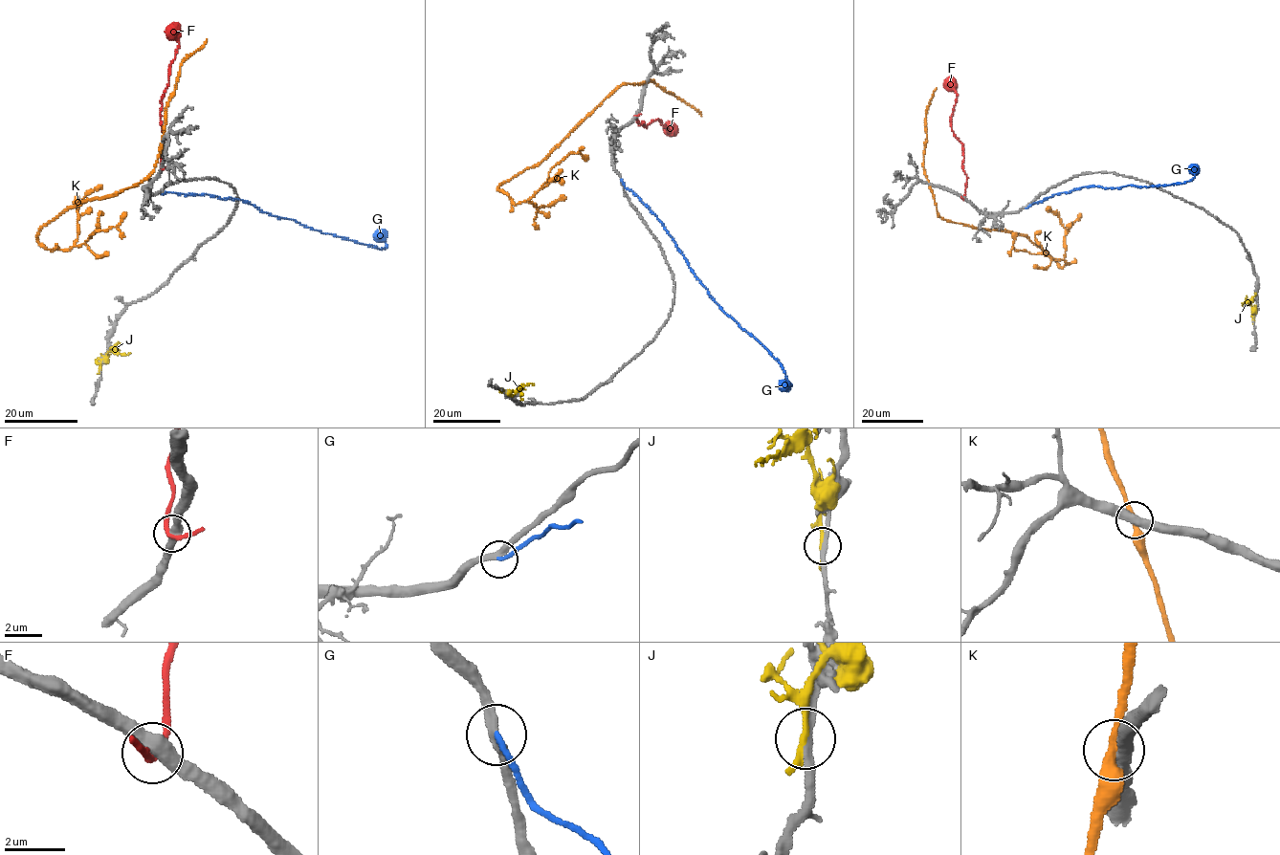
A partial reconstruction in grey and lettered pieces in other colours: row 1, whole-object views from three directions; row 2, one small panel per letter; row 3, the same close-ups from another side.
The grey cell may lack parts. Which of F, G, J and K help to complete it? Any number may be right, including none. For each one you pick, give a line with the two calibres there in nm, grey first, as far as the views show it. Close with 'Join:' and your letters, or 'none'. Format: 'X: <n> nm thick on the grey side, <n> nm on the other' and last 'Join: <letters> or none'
G: 320 nm thick on the grey side, 180 nm on the other
Join: G

